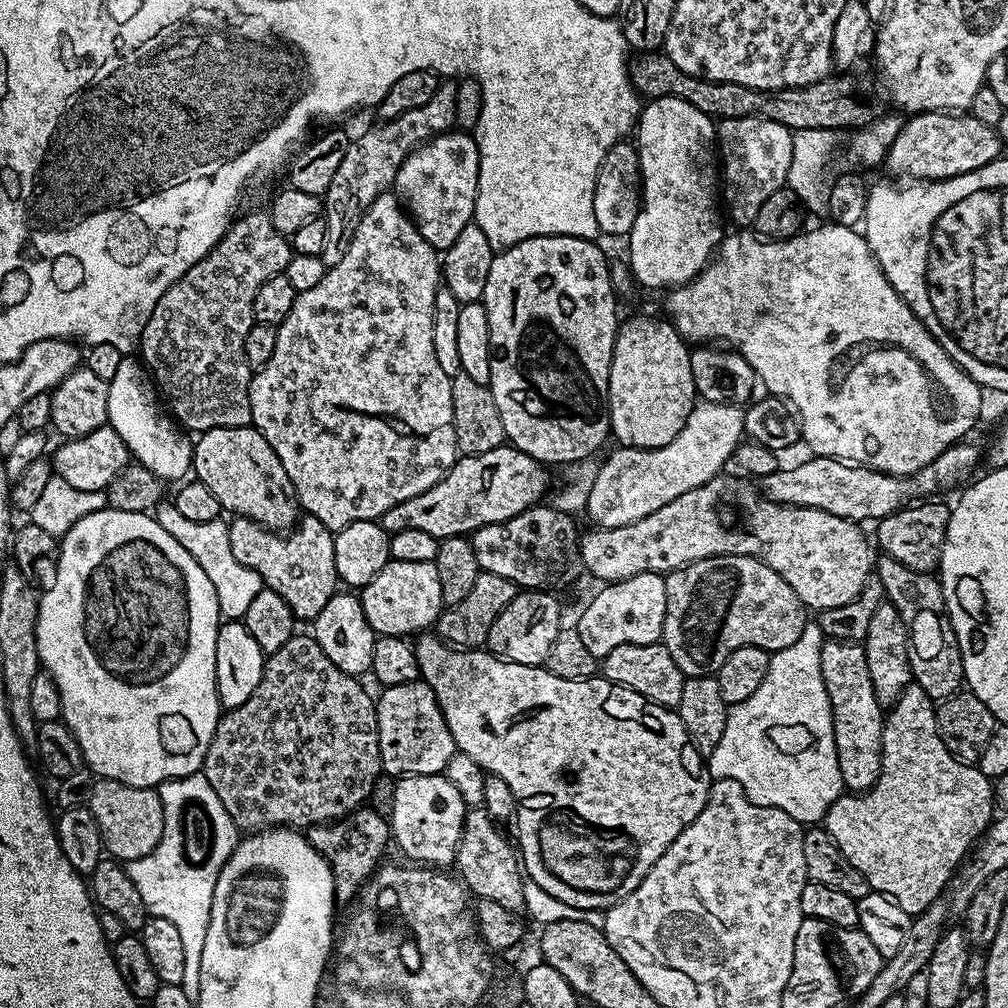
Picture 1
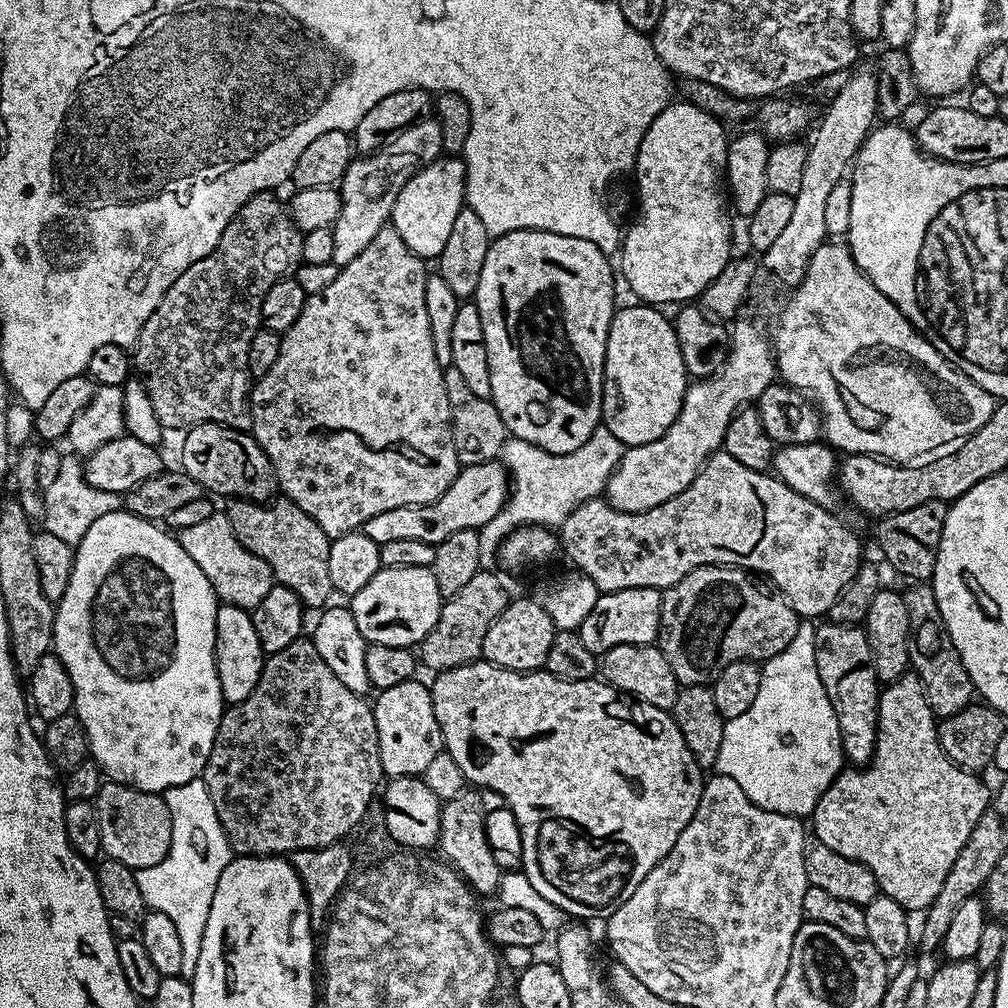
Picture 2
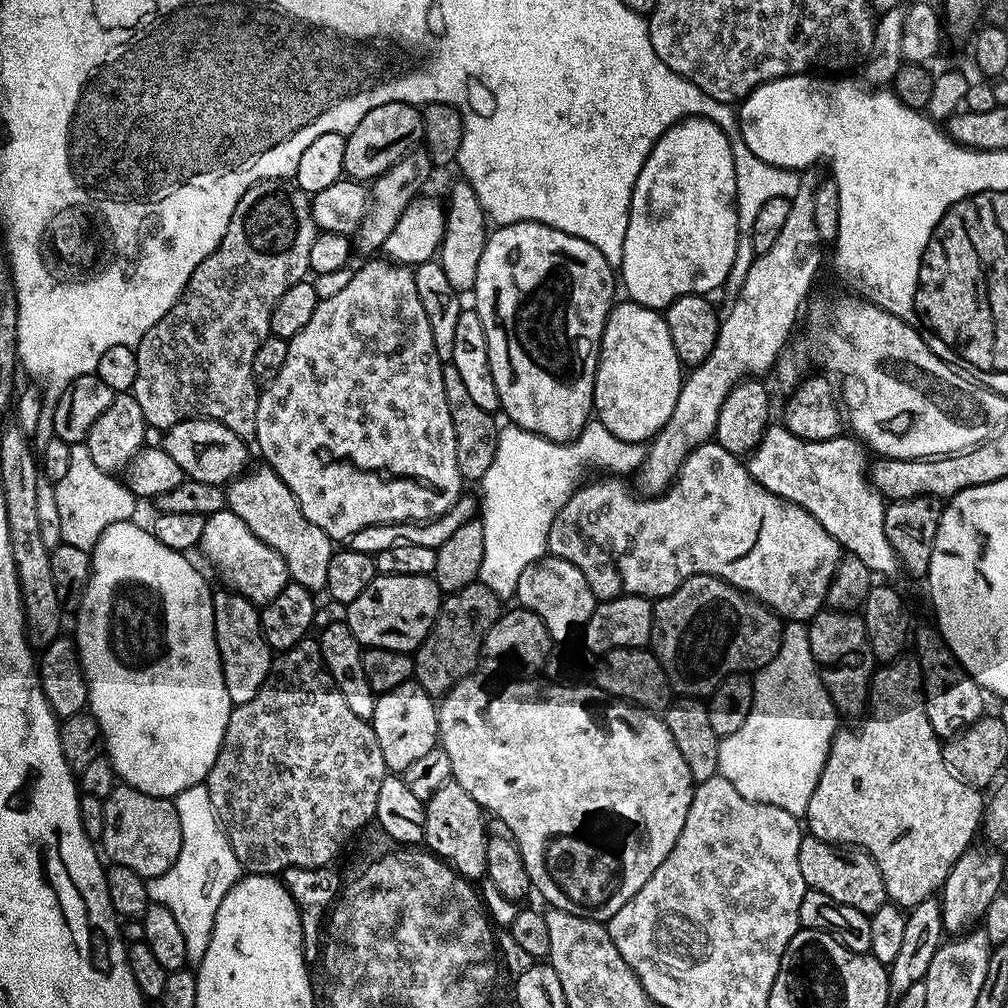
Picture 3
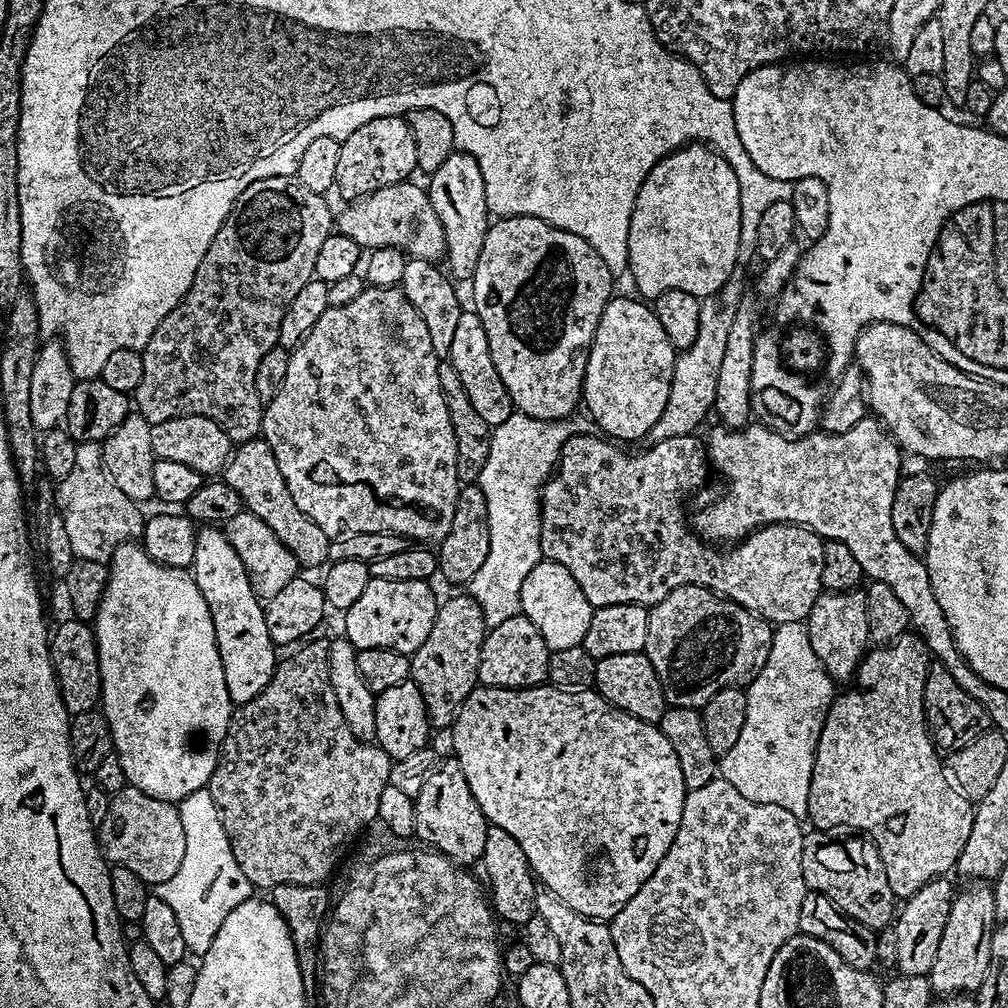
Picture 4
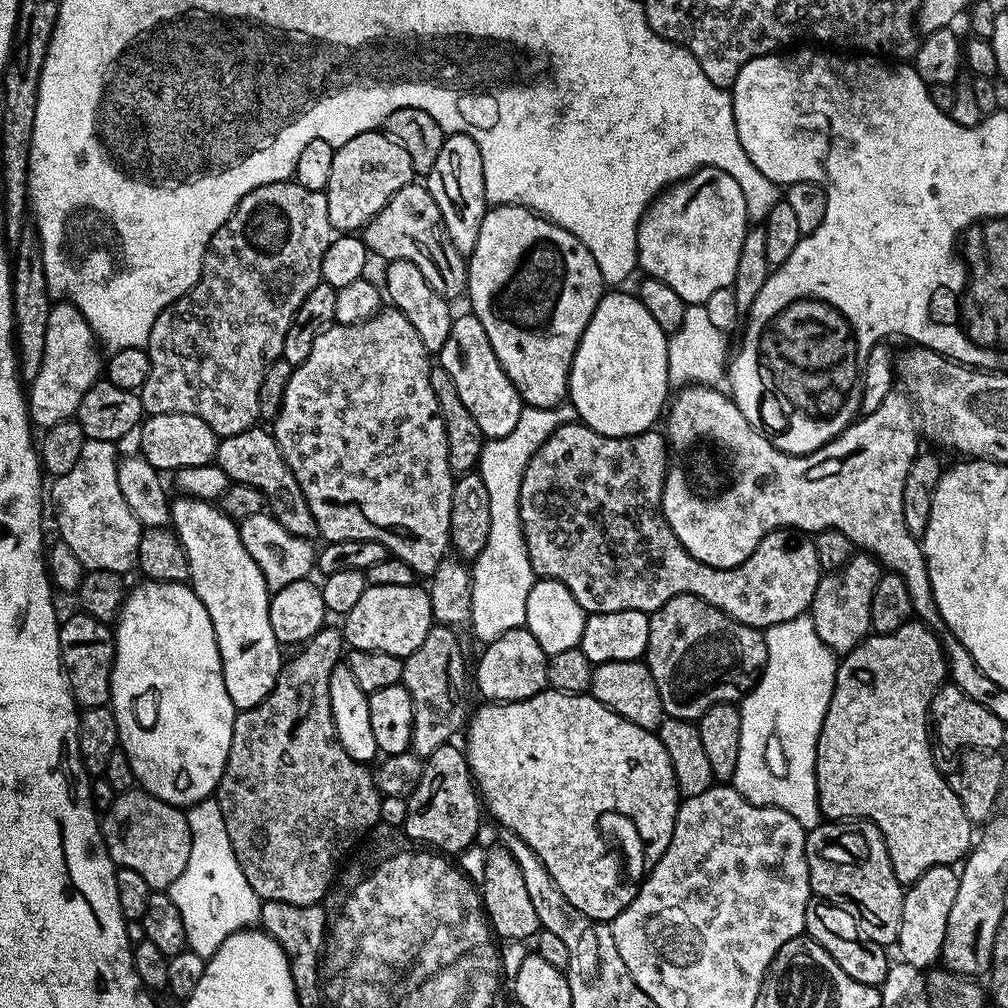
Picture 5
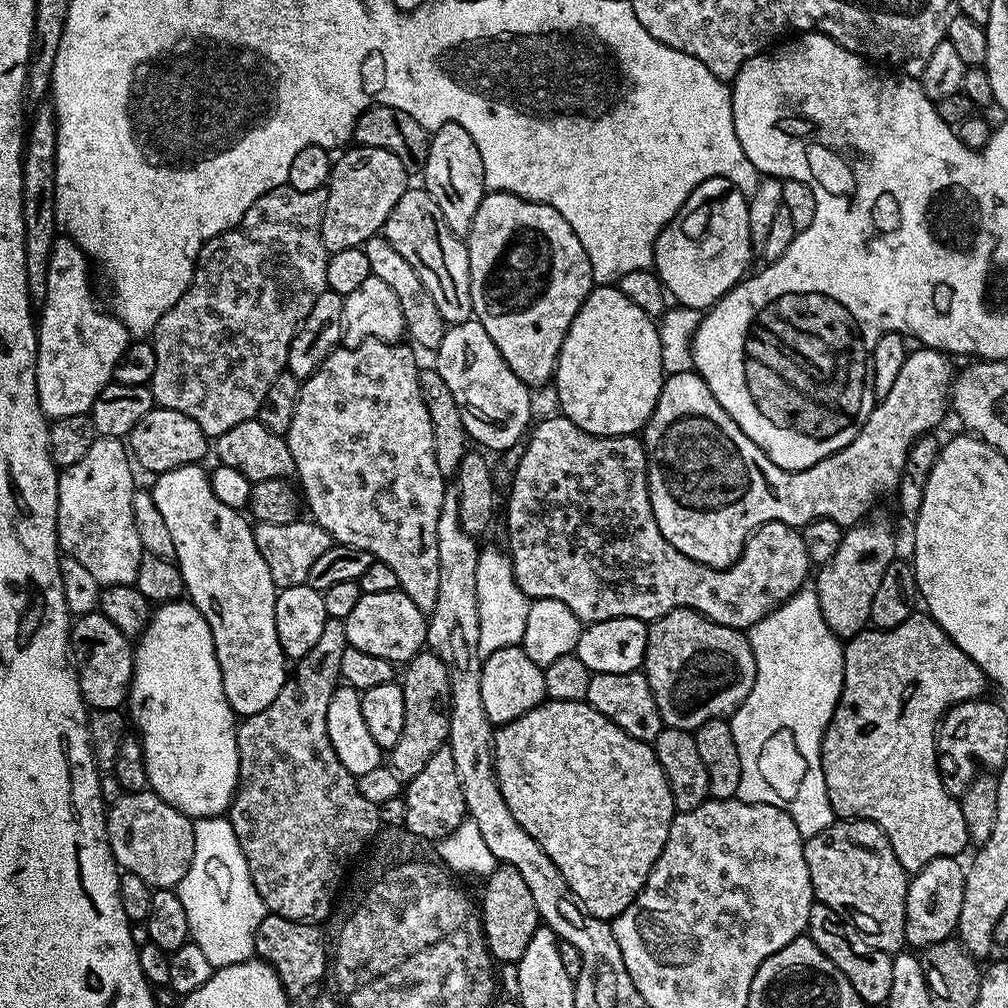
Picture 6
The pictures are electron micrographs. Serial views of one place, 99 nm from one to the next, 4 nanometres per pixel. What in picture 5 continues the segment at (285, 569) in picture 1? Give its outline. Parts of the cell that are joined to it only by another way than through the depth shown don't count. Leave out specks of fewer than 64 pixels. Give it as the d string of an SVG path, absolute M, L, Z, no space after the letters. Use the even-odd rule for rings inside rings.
M253 426L242 430L242 434L230 434L223 437L216 446L215 464L228 476L229 481L254 486L266 501L272 516L290 534L294 534L303 540L315 541L320 536L318 522L314 522L314 514L310 514L310 506L306 502L306 494L298 486L298 478L286 466L286 462L280 453L280 447L276 437L264 426Z

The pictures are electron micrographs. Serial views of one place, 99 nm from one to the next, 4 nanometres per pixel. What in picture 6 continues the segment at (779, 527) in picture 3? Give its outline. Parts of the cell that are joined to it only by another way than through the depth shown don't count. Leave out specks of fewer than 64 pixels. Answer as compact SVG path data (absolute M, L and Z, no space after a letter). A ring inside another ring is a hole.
M562 414L555 415L549 420L542 421L540 425L537 423L531 429L530 435L523 445L524 453L521 454L520 461L516 464L516 473L512 476L512 489L508 492L508 545L506 545L506 551L512 557L512 569L518 586L533 601L557 599L558 602L568 606L585 625L602 622L606 618L638 618L645 622L651 622L675 608L692 608L722 626L747 630L753 628L759 620L766 618L766 614L770 614L779 604L789 600L795 592L799 592L809 583L810 561L806 554L806 542L802 542L800 537L801 529L792 528L782 522L770 522L752 533L744 544L742 554L730 568L711 568L686 558L686 554L674 550L674 546L670 546L670 542L666 542L666 538L662 538L662 530L658 530L658 522L654 522L650 494L648 493L648 459L643 439L636 434L631 436L595 436L574 426L574 422L570 422Z

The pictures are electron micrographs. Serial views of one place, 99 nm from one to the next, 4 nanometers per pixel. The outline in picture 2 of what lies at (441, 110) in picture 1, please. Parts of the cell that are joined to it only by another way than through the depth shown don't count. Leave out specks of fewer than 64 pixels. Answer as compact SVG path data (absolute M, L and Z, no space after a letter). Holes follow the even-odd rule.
M429 118L418 120L401 132L397 132L394 139L385 144L379 152L360 154L352 159L346 174L341 178L338 185L340 213L336 223L331 227L334 234L333 264L341 269L346 267L350 262L354 262L354 258L358 258L358 254L362 254L362 250L366 250L366 246L370 246L370 242L374 242L374 236L391 221L394 202L398 202L398 194L402 194L402 186L406 186L406 182L411 176L415 176L426 166L430 166L436 160L441 159L443 152L442 126L436 119Z

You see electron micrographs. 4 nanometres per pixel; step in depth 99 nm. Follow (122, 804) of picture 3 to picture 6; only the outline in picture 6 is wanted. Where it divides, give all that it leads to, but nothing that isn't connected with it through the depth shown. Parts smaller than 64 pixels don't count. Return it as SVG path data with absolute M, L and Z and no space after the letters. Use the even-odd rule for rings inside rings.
M151 790L130 792L114 802L106 812L108 845L117 865L138 874L153 890L175 888L190 870L194 858L193 821L184 813L158 798Z

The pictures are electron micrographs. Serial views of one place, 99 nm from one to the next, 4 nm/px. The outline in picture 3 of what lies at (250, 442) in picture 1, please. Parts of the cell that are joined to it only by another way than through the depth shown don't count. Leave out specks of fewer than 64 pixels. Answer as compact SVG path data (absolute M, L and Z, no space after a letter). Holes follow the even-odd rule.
M183 420L167 429L163 436L162 446L166 454L170 454L170 458L182 466L187 479L224 486L243 476L249 467L249 445L241 436L234 434L234 430L222 426L217 420Z

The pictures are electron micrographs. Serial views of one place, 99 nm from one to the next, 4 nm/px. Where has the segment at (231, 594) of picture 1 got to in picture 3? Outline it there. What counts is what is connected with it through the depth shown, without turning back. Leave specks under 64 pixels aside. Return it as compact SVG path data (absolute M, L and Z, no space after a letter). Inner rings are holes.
M226 506L221 512L216 512L205 519L198 548L199 551L204 551L205 558L216 567L217 574L228 583L225 585L231 591L246 597L257 606L269 604L271 600L278 598L278 594L282 594L284 587L290 583L286 562L282 562L282 554L278 554L278 550L270 550L270 546L266 546L266 542L262 542L262 538L254 536L250 526L246 526L246 522L242 522L242 518L238 518L238 514L234 514Z

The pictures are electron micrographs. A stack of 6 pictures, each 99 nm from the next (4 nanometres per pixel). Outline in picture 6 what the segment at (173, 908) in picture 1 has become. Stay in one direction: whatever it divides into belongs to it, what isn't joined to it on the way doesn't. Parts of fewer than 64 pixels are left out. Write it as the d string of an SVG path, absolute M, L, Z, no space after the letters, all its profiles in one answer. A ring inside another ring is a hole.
M227 815L201 816L193 823L192 829L194 858L190 862L190 870L186 870L186 874L175 887L178 898L182 898L182 907L186 910L186 922L190 922L188 935L191 943L205 952L214 970L242 964L246 960L253 959L256 950L254 934L258 930L258 922L262 922L266 914L264 903L254 886L244 851L242 846L238 846L234 826L228 821Z

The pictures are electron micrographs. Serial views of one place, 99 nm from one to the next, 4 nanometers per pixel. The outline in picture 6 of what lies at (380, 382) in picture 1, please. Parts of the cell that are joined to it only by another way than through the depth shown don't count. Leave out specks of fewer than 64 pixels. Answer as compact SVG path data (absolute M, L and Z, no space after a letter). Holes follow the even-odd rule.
M363 340L355 346L337 346L322 362L322 366L318 366L318 370L301 383L300 397L294 406L294 418L290 418L286 439L294 458L295 479L302 489L302 500L307 511L308 508L312 511L311 519L330 533L335 543L358 546L358 550L366 550L372 557L390 566L390 570L394 570L400 579L399 591L406 593L418 610L431 614L434 602L438 602L438 514L444 501L446 477L438 470L438 458L434 458L434 426L430 422L430 410L426 410L426 402L420 393L422 368L416 365L415 354L407 343L387 340Z

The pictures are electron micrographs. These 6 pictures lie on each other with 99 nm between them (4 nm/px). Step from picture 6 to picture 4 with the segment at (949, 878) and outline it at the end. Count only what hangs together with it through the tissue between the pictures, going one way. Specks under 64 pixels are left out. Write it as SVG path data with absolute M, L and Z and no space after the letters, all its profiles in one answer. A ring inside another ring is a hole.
M941 878L926 882L922 890L907 897L899 905L898 915L894 920L897 934L897 962L895 967L902 976L927 976L934 966L934 958L938 954L938 942L942 938L942 930L946 930L946 918L950 914L954 887L951 879Z

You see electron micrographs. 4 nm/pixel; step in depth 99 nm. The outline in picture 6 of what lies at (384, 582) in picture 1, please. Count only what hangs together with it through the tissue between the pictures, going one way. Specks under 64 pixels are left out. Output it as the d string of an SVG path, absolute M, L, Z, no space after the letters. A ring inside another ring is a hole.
M399 590L386 594L361 594L358 606L354 606L343 621L350 648L366 650L366 654L378 654L378 658L386 658L396 666L417 656L428 639L426 614Z

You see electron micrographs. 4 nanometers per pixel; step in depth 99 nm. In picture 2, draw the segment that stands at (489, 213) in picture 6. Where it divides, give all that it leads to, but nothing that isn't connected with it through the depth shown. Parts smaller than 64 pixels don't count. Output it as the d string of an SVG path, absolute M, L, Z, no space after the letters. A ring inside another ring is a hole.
M514 230L507 232L501 236L495 237L489 243L486 250L486 262L482 262L482 278L478 278L478 290L474 297L474 303L478 314L482 318L482 334L486 334L486 362L490 362L490 390L492 395L490 397L492 405L498 410L498 414L502 414L502 422L508 427L509 437L525 440L534 446L538 446L542 450L546 450L550 454L570 454L574 450L578 450L578 446L582 446L590 438L590 434L594 434L594 430L601 427L602 417L604 414L604 363L606 362L606 338L610 334L610 322L612 321L612 313L618 307L616 301L616 284L612 281L612 272L614 276L614 264L612 264L609 257L602 251L598 250L598 246L594 246L594 242L586 242L586 238L570 238L566 234L554 234L553 232L543 232L542 230Z

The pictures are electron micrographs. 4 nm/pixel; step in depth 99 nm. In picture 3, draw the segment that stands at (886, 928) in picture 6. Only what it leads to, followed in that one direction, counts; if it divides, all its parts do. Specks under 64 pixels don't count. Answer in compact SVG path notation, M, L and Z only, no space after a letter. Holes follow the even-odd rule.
M805 835L798 846L798 870L802 870L802 878L808 888L818 890L822 894L830 894L834 902L854 906L854 910L871 914L889 903L882 874L872 855L862 848L827 844L814 835Z

